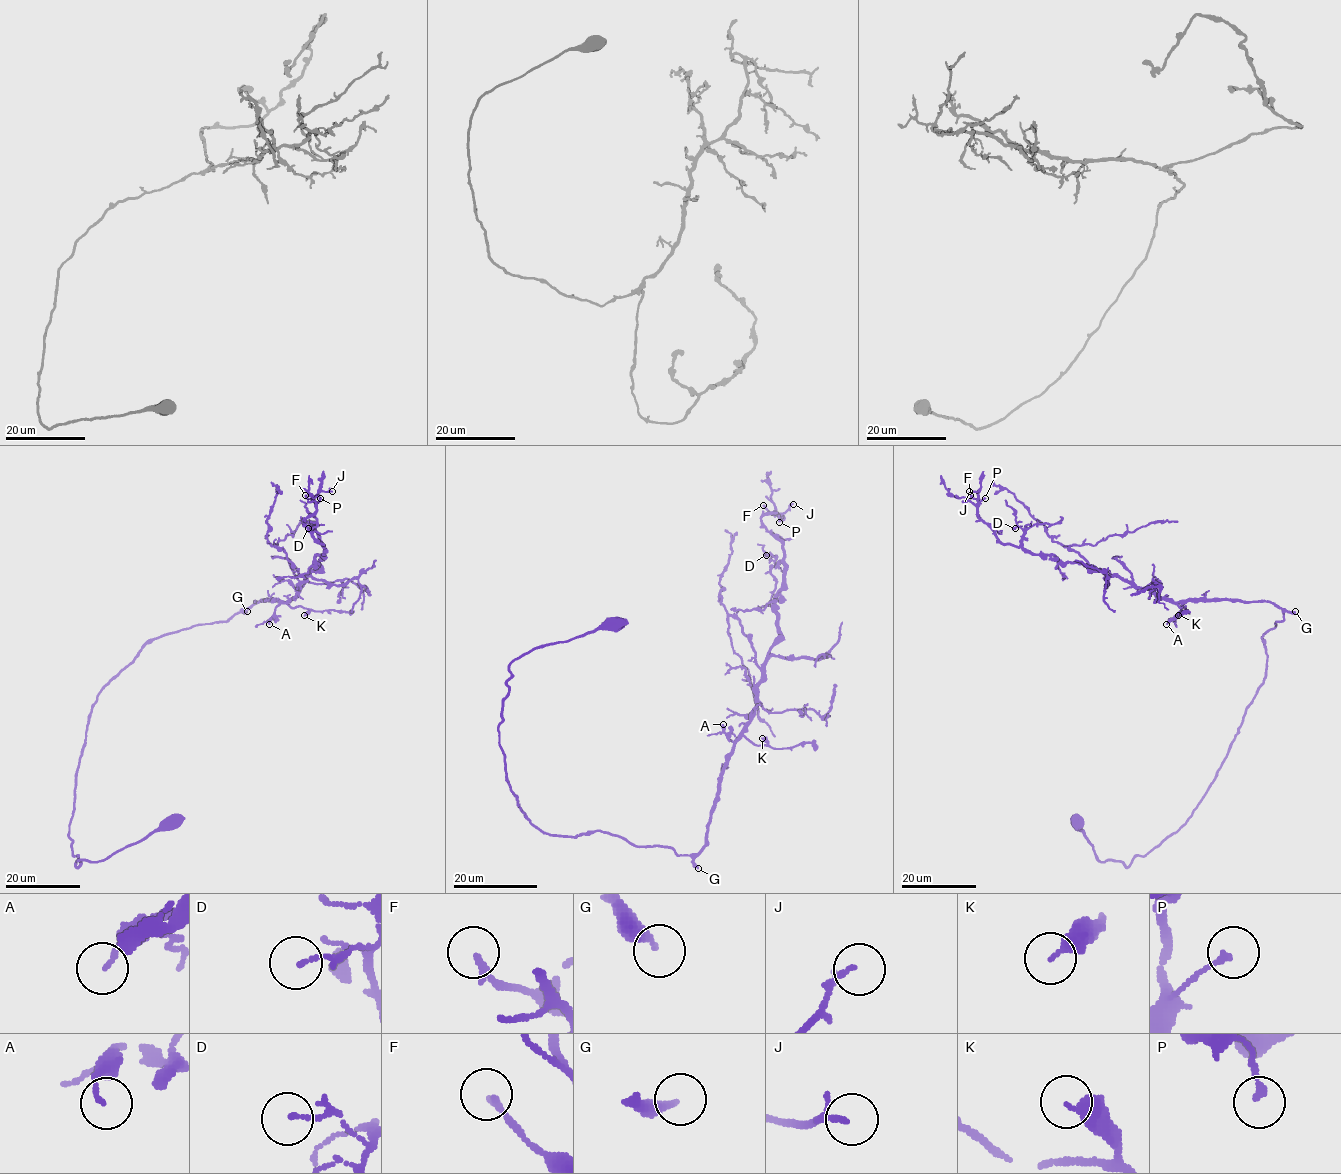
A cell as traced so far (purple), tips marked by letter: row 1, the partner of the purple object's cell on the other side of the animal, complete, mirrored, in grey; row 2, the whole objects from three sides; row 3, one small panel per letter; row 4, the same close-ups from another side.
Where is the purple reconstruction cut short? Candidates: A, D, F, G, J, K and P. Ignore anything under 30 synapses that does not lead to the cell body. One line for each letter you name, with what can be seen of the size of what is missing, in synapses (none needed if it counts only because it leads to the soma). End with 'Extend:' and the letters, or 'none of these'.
G: 100 synapses
Extend: G

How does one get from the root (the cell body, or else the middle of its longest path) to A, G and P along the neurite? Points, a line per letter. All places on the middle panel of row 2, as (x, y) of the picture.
A: (613, 623), (509, 666), (499, 743), (532, 824), (696, 855), (733, 744), (723, 724)
G: (613, 623), (510, 663), (499, 725), (507, 780), (548, 834), (602, 831), (671, 847), (698, 868)
P: (613, 623), (510, 663), (507, 780), (548, 834), (696, 855), (780, 635), (783, 543), (761, 517), (779, 522)

